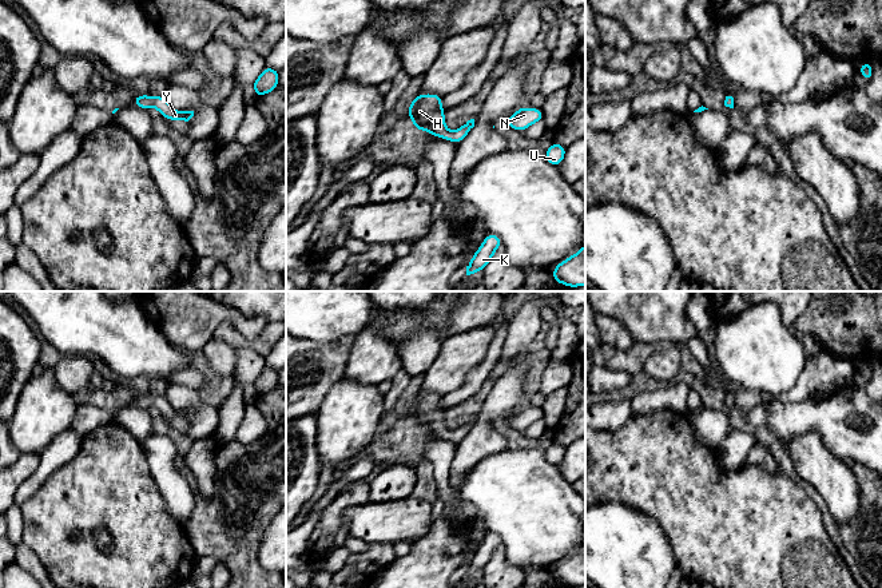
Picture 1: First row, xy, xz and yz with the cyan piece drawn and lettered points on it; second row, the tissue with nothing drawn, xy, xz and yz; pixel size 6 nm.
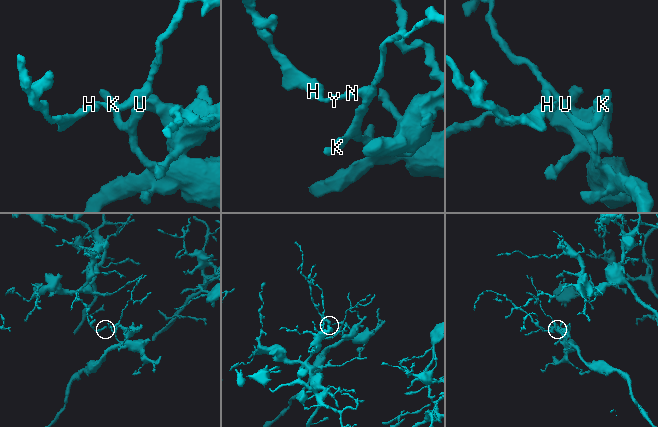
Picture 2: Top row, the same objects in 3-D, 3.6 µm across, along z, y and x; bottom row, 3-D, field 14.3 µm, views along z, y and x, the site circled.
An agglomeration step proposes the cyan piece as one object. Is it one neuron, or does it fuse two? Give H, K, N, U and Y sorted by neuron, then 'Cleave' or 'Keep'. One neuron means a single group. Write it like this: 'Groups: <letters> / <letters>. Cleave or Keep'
Groups: H K N U Y. Keep

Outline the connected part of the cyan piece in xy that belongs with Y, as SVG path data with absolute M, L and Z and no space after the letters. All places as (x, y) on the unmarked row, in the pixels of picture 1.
M139 394L134 397L132 401L136 406L144 409L148 409L150 406L155 406L167 420L188 421L194 416L194 410L180 412L174 409L164 396Z

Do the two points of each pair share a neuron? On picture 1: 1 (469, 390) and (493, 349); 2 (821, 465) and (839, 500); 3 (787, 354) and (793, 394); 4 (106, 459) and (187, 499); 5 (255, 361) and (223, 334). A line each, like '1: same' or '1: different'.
1: same
2: same
3: different
4: different
5: different

